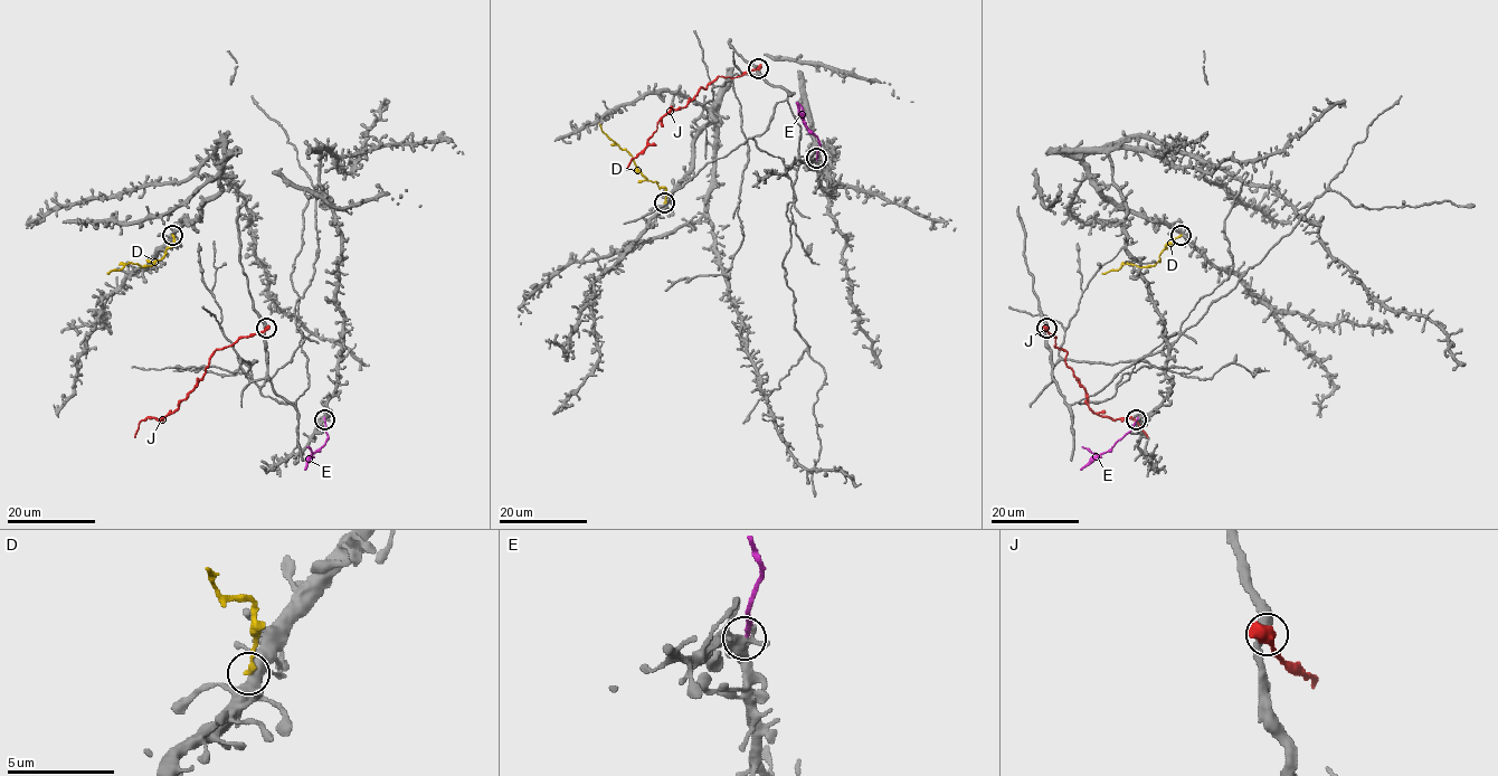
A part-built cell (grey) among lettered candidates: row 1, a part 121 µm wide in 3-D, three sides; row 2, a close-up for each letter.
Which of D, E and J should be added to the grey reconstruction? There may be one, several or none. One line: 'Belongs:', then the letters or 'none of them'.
Belongs: none of them

